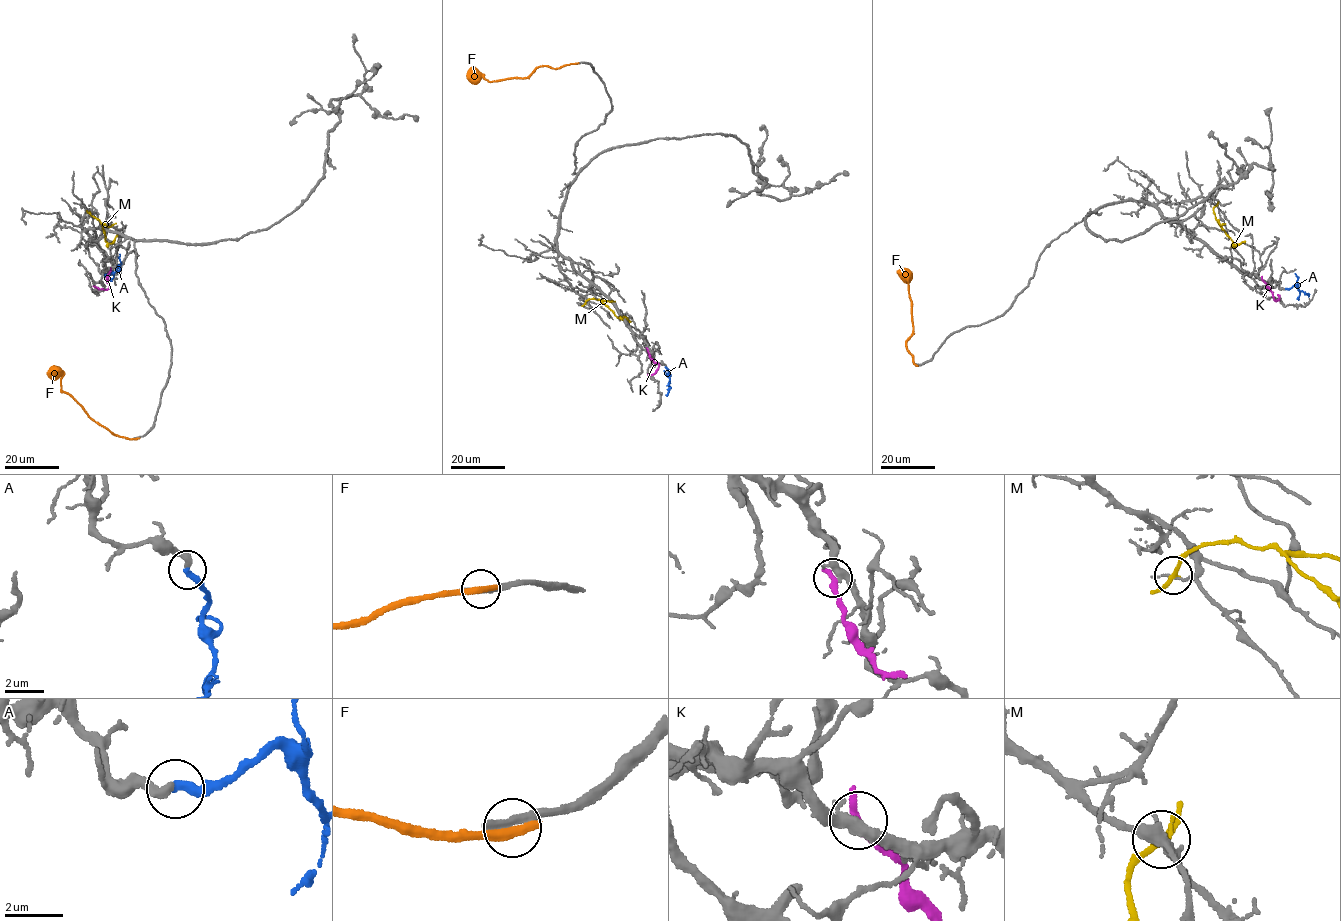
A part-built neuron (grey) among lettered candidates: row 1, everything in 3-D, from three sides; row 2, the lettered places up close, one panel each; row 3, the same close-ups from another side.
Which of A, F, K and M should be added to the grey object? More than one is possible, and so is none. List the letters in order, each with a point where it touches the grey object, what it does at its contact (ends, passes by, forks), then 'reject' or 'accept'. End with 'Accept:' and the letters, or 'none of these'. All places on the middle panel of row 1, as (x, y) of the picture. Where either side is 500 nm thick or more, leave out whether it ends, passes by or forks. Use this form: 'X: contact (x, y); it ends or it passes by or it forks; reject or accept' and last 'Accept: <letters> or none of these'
A: contact (666, 367); it ends; accept
F: contact (576, 63); it ends; reject
K: contact (647, 349); it ends; reject
M: contact (585, 303); it forks; reject
Accept: A

